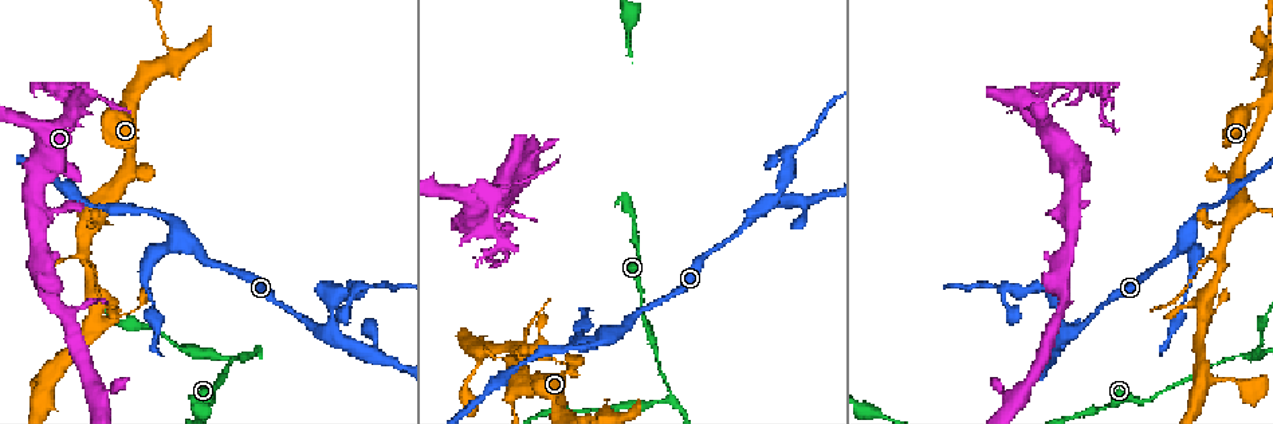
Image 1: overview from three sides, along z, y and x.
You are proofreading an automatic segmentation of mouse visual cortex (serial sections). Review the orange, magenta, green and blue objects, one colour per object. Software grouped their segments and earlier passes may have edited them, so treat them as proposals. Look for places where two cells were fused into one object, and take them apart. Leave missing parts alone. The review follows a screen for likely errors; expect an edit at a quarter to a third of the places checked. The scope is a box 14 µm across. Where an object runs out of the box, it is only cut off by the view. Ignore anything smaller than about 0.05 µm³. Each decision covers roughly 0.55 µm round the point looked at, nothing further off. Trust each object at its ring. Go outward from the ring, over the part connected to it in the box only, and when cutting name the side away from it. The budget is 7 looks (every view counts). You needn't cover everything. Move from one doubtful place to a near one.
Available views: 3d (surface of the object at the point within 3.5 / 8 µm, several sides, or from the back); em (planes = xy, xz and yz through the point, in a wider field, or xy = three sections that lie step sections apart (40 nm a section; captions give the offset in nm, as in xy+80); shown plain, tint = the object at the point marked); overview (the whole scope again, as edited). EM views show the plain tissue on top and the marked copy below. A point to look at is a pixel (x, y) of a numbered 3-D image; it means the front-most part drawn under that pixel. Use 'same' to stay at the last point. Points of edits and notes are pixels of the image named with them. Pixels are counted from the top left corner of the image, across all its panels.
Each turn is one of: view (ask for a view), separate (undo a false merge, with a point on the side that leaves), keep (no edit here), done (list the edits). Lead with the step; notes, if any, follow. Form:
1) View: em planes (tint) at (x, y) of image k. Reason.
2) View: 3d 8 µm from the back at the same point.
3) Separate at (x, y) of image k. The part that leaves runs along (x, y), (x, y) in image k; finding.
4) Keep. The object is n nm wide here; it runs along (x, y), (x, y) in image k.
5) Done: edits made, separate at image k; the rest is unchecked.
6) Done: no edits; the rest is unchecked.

View: 3d 3.5 µm at (1249, 358) of image 1. Three-way junction.

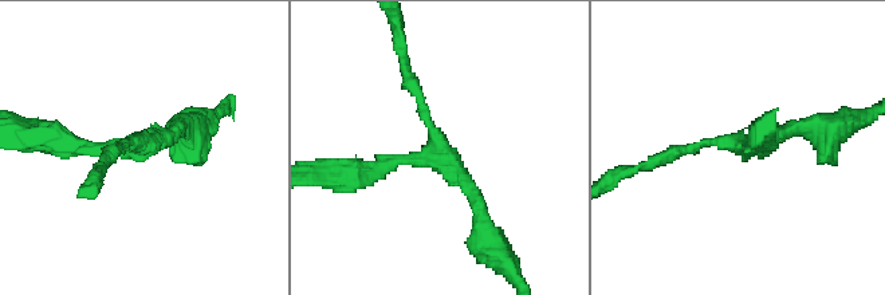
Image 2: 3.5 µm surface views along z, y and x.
View: em xy step 5 (tint) at (435, 154) of image 2.

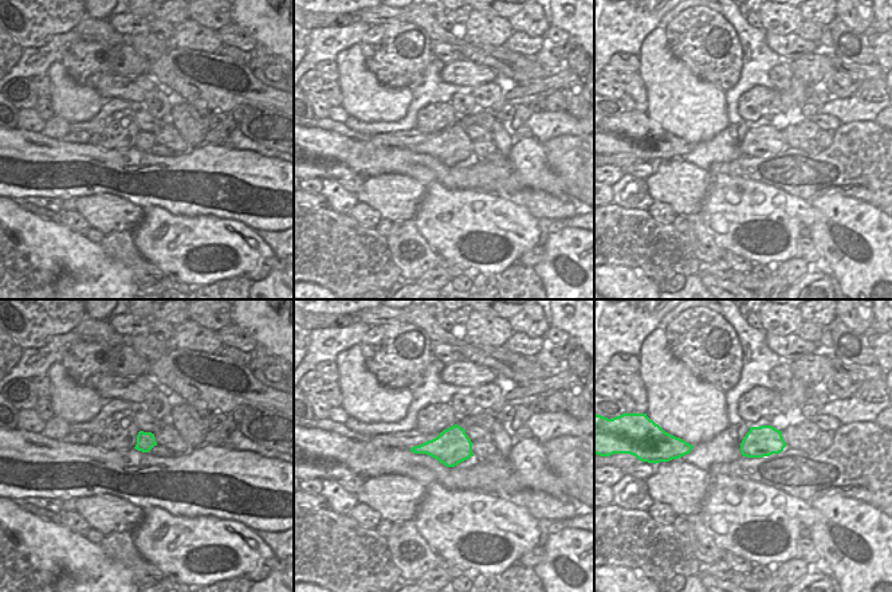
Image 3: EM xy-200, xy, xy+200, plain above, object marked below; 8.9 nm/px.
Keep. The object is 320 nm wide here; it runs along (412, 81), (436, 156), (354, 173) in image 2; all the same cell.

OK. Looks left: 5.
View: 3d 3.5 µm at (598, 343) of image 1.

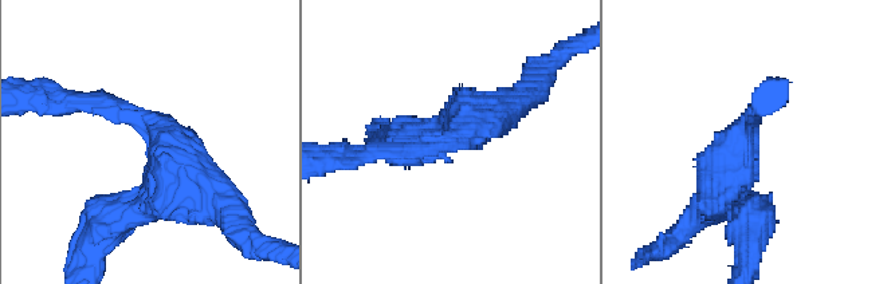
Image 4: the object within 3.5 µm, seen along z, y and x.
View: em planes (tint) at (139, 118) of image 4. The arms are 200, 500 nm wide; now the EM.

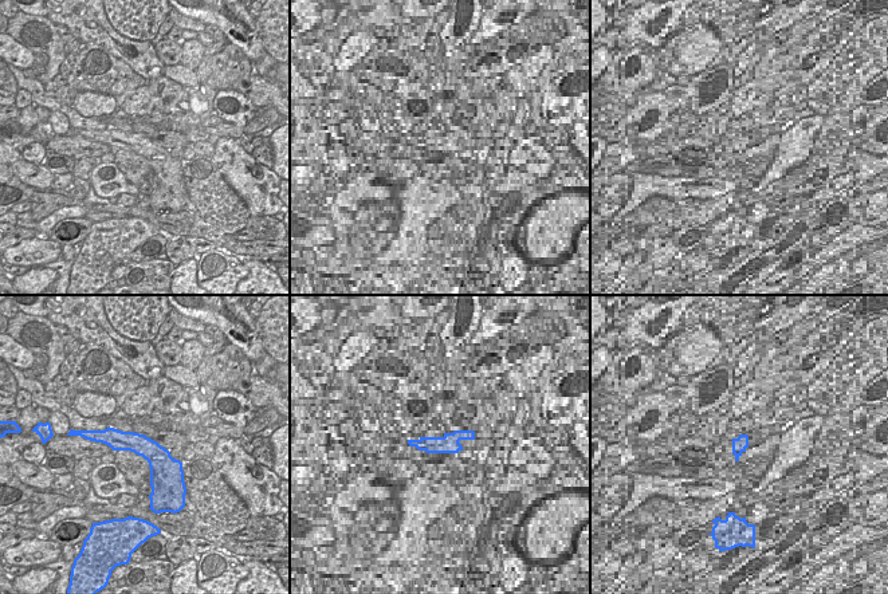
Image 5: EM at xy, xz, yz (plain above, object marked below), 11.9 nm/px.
Keep. It runs along (199, 185), (145, 119), (55, 103) in image 4; all the same cell.

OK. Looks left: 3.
View: 3d 8 µm at (490, 227) of image 1. Sharp bend.

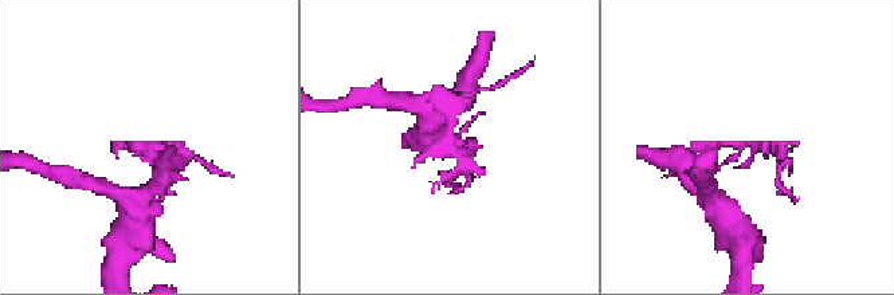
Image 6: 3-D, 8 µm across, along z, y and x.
View: 3d 3.5 µm at (448, 142) of image 6. Closer look.

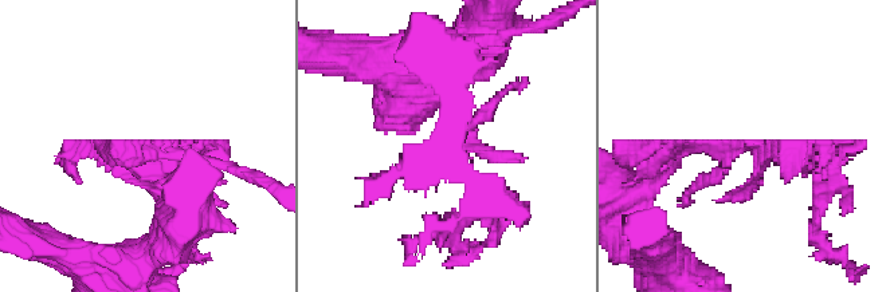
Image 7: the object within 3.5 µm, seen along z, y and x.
View: em xy step 1 (tint) at (749, 149) of image 7. Need the tissue.

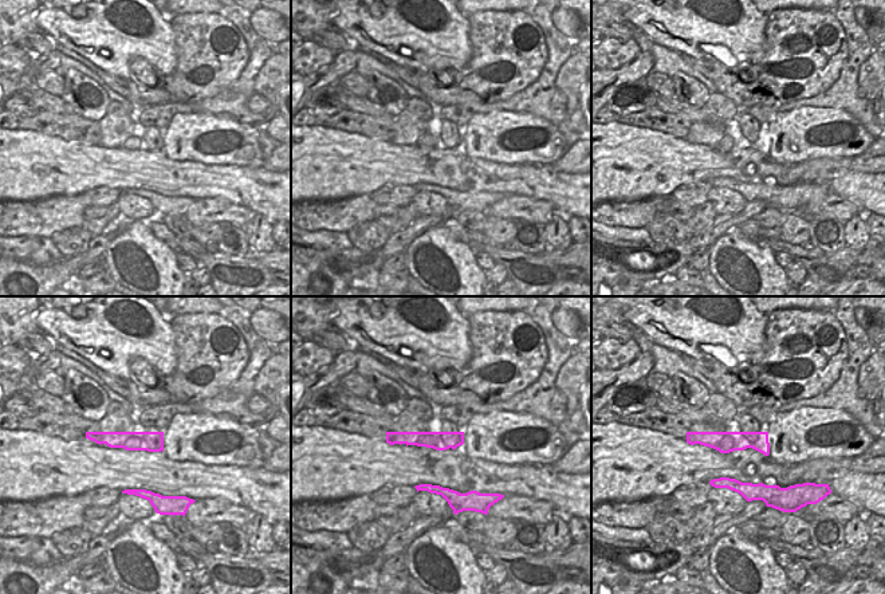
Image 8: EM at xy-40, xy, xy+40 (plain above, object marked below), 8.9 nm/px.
Keep. It runs along (689, 435), (755, 440), (766, 451) in image 8; all the same cell.

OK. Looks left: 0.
Done: no edits; the rest is unchecked.

